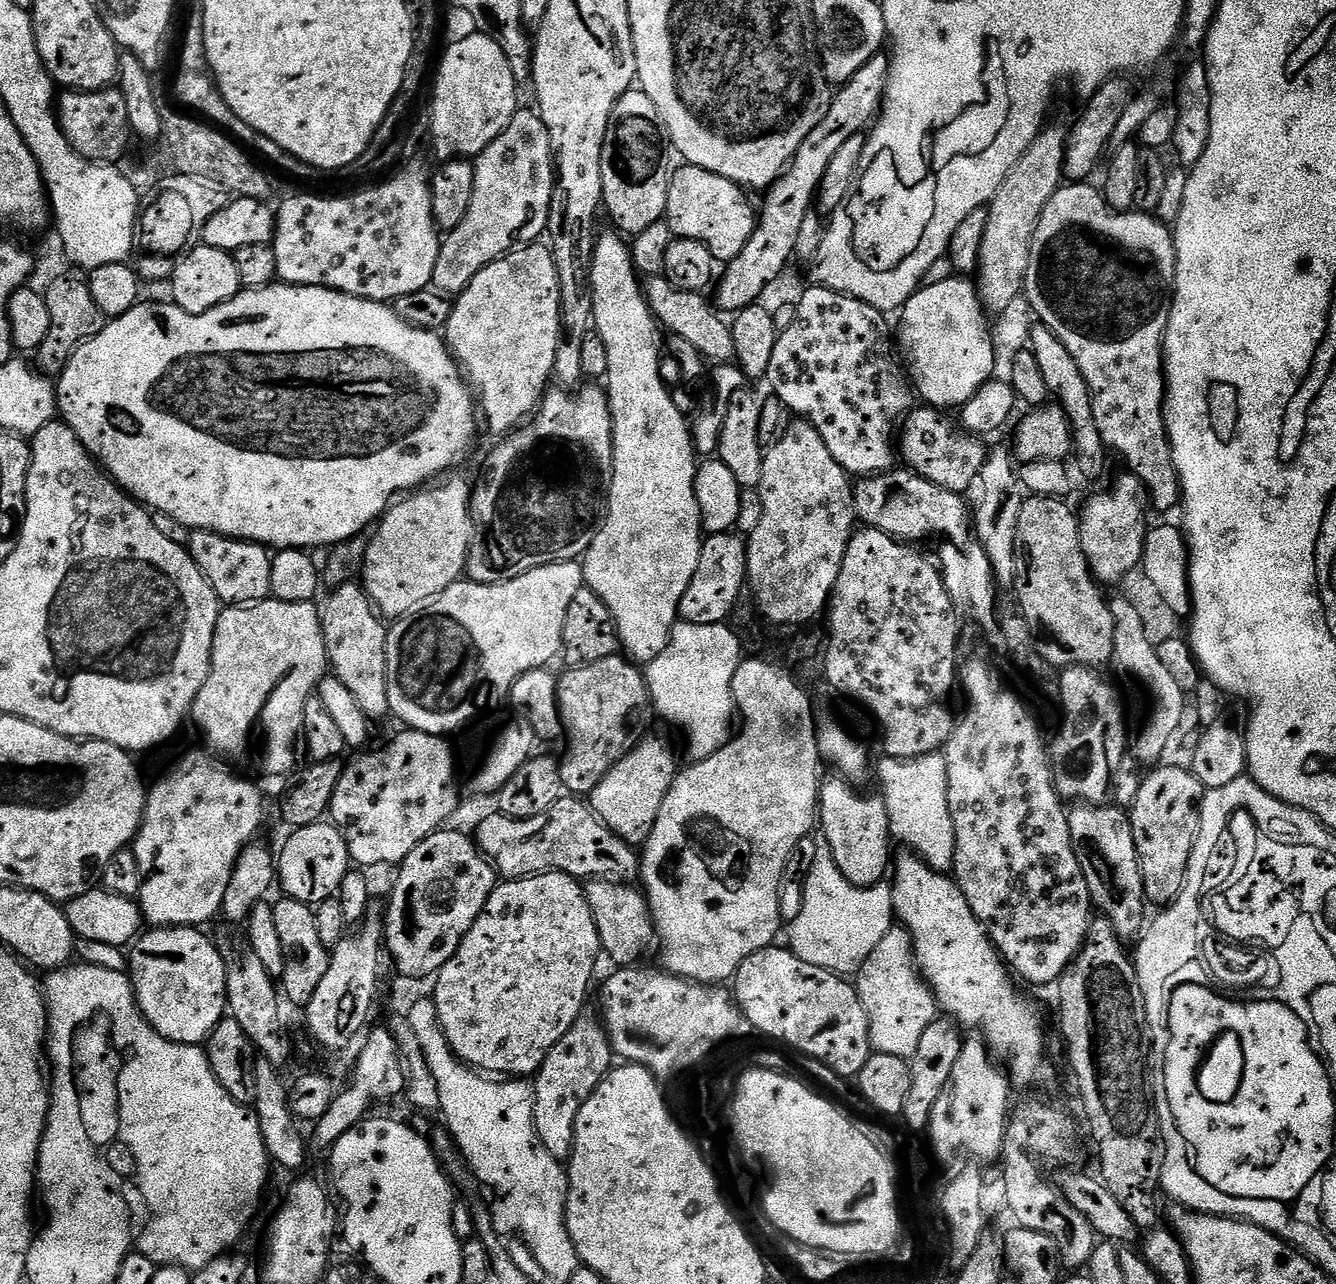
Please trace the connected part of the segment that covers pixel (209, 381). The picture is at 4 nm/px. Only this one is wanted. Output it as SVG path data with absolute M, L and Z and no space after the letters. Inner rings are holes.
M273 282L266 285L265 288L245 288L234 298L214 306L214 310L206 310L206 314L190 314L171 302L165 302L165 304L144 303L138 302L126 314L109 319L98 335L87 340L82 346L78 346L78 350L72 355L66 367L60 371L59 377L55 381L56 407L59 419L68 424L70 430L74 430L74 434L78 434L78 438L84 443L88 453L96 459L97 464L101 465L104 471L133 500L140 501L141 504L151 509L153 513L161 512L162 514L170 514L170 518L178 518L178 522L182 522L189 530L217 532L223 536L233 536L235 540L253 540L255 544L263 544L272 550L283 550L285 548L299 548L301 550L324 548L324 550L328 550L337 544L359 537L364 532L362 531L363 528L370 527L369 529L371 529L388 511L397 494L411 493L413 490L427 485L433 478L443 477L445 474L459 469L456 467L472 452L472 443L476 440L477 416L474 411L474 392L467 379L462 375L462 369L457 364L456 357L452 355L445 337L435 331L416 328L413 324L407 324L396 313L395 307L389 306L387 303L378 300L363 300L357 296L351 296L345 292L335 292L329 288L298 286L297 284L285 284L283 282Z

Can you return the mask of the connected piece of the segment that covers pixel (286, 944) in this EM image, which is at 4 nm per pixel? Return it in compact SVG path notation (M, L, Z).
M280 898L280 901L272 904L272 909L274 910L274 923L278 930L278 938L282 942L283 995L285 997L288 995L288 1000L292 1004L307 1006L310 998L314 998L314 990L318 990L318 982L322 982L322 978L326 978L330 949L322 946L322 937L318 935L318 922L313 905Z

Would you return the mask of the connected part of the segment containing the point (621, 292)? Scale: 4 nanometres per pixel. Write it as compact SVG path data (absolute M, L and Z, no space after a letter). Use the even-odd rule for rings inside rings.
M601 231L597 235L596 246L592 249L592 269L590 270L592 322L595 331L602 338L602 342L606 342L606 354L610 354L606 391L608 394L608 405L612 410L612 482L608 485L608 506L604 522L600 525L600 529L596 531L594 542L588 547L588 551L582 557L582 567L586 587L594 594L598 594L598 598L602 598L602 602L606 602L606 606L614 618L616 632L620 636L623 651L637 665L647 666L651 660L658 658L658 654L662 654L662 650L666 650L668 639L672 637L672 627L678 623L682 594L686 594L686 586L690 586L690 578L694 578L694 570L698 570L698 558L700 557L700 546L702 543L701 512L695 498L698 453L694 443L693 429L690 427L686 416L679 412L678 407L672 401L672 392L670 388L664 385L664 380L660 377L660 350L662 354L662 349L666 344L665 337L663 335L660 337L662 325L656 320L652 308L648 305L648 300L645 296L645 285L638 275L635 265L632 264L632 250L629 241L623 235L617 234L615 231L612 232Z

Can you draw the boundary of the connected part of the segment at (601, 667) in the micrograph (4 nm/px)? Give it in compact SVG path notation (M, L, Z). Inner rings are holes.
M617 654L610 658L602 658L602 662L587 664L581 668L568 668L559 673L556 682L556 710L558 720L564 723L568 731L568 749L559 757L560 773L564 783L564 792L577 797L587 797L606 778L606 774L620 761L622 747L620 739L624 736L624 727L632 716L632 711L643 700L647 701L648 682L645 673L627 655Z

